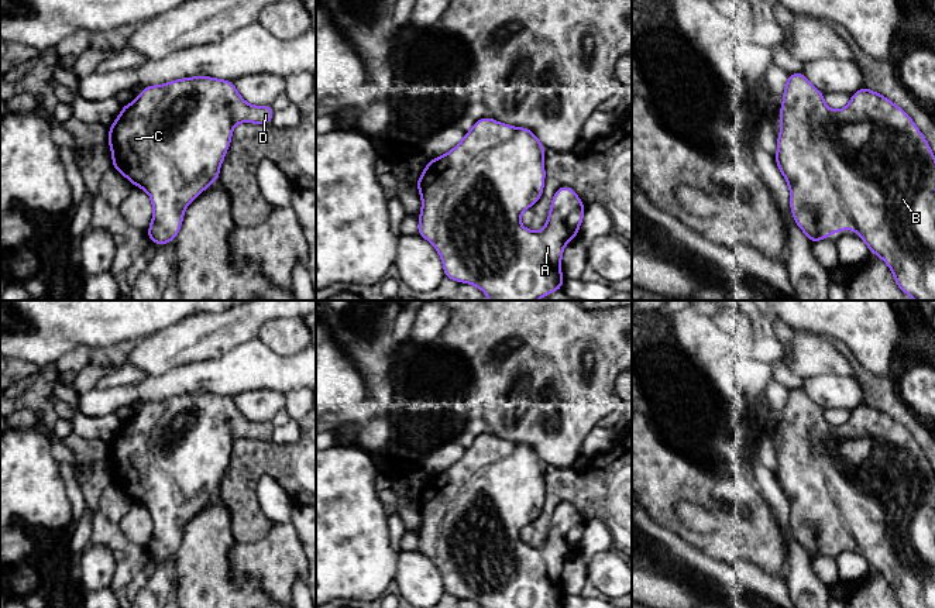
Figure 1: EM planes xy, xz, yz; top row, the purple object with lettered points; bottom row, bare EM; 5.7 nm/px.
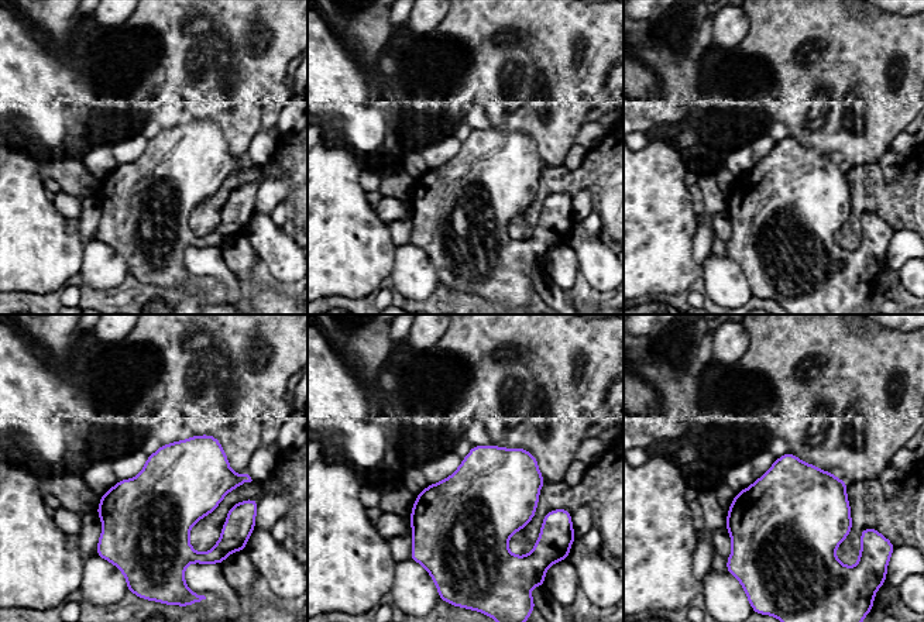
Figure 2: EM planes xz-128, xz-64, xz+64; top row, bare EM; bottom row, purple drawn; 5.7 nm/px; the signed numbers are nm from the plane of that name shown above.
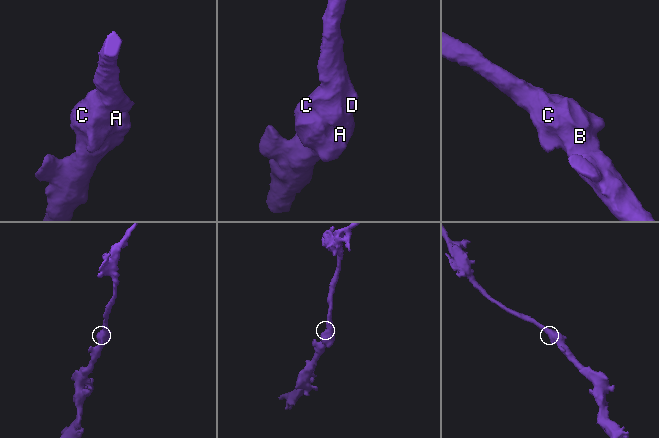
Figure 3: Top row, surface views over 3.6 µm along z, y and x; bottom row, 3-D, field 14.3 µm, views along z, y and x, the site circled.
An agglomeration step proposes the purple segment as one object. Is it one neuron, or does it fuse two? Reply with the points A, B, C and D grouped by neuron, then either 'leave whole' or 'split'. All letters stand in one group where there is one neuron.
A B C D; leave whole

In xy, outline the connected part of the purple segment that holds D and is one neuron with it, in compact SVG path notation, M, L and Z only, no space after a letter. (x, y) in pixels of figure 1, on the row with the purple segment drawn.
M192 76L161 86L147 86L133 103L123 106L109 128L107 144L111 150L113 168L151 197L152 221L147 234L154 244L165 245L173 241L182 227L188 205L219 179L234 126L237 123L271 124L274 111L272 106L248 104L237 92L234 82L210 76Z

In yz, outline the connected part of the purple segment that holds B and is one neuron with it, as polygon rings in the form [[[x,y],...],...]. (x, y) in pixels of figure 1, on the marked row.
[[[802,72],[787,76],[787,85],[780,107],[780,135],[776,140],[776,164],[790,188],[790,209],[795,224],[814,244],[831,237],[835,231],[845,231],[849,227],[864,241],[869,251],[880,257],[894,275],[897,286],[915,300],[935,300],[935,155],[924,134],[914,120],[886,96],[867,87],[860,87],[850,96],[850,102],[841,110],[832,110],[824,102],[824,93],[818,90]]]

